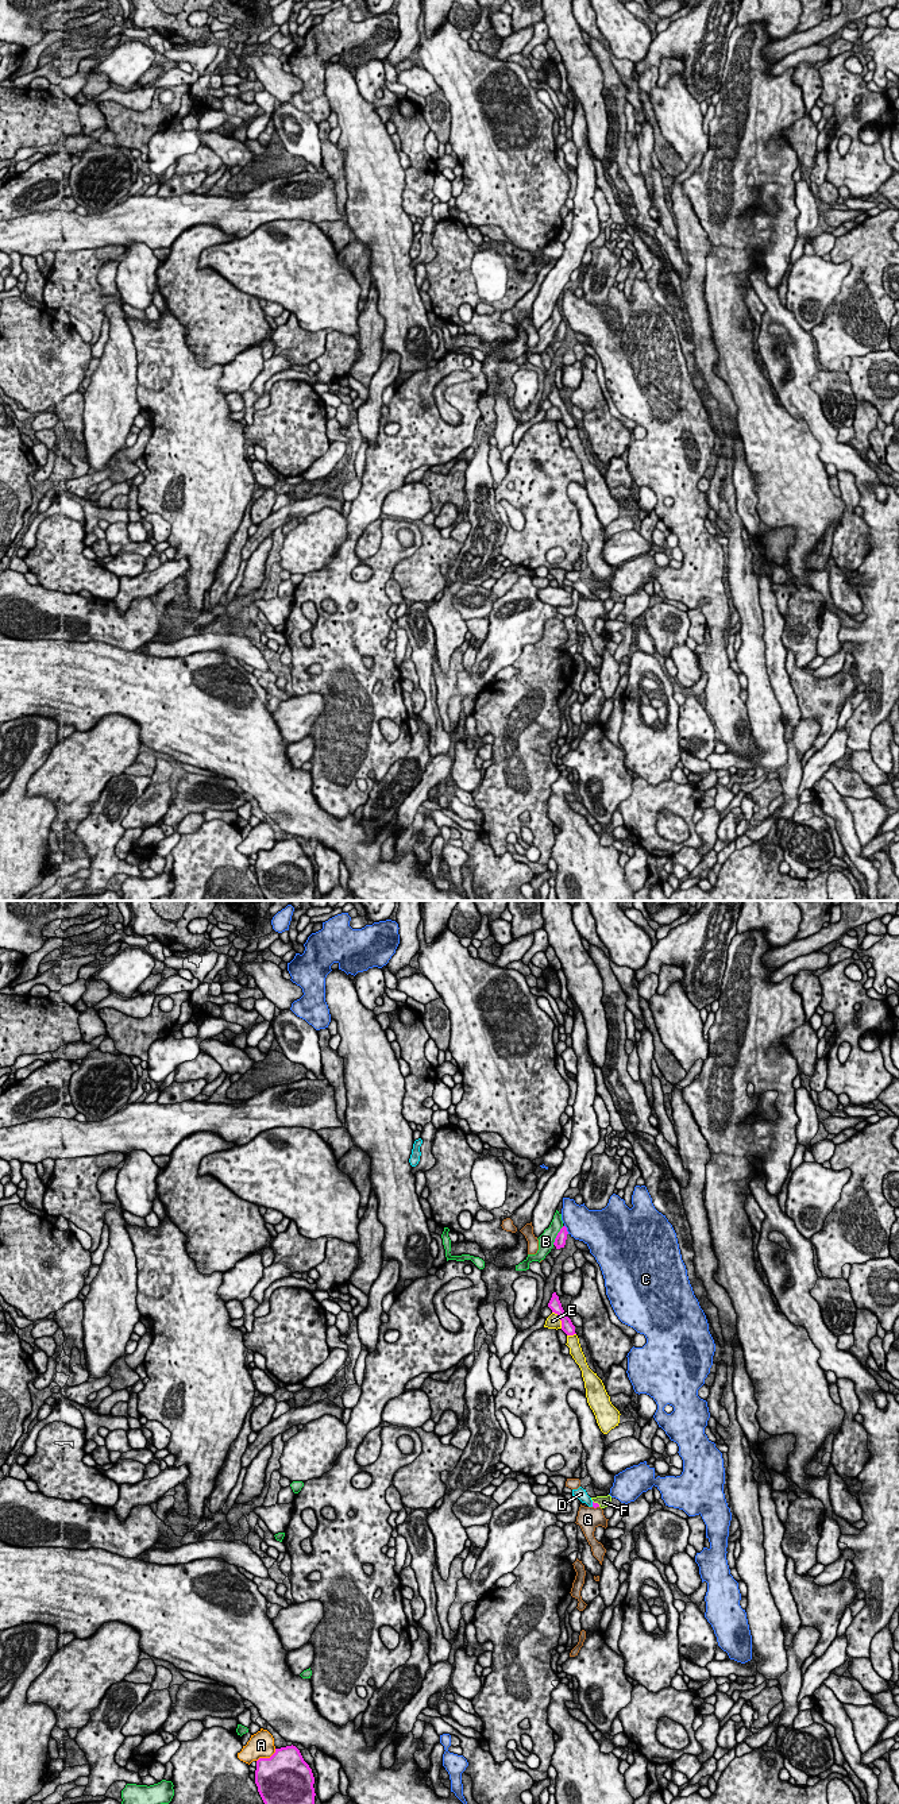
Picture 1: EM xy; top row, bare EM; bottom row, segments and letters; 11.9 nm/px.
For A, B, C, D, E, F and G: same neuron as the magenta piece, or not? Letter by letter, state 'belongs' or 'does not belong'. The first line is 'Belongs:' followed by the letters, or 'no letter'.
Belongs: no letter
A: does not belong
B: does not belong
C: does not belong
D: does not belong
E: does not belong
F: does not belong
G: does not belong

